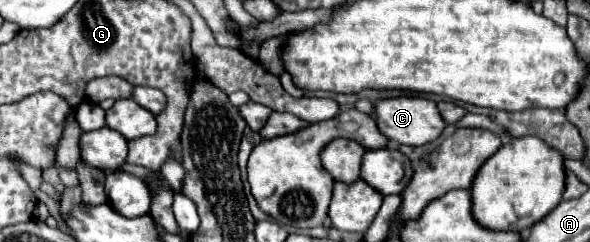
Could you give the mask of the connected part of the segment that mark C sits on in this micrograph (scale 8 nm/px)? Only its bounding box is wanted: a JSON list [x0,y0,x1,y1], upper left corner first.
[374,96,444,146]

